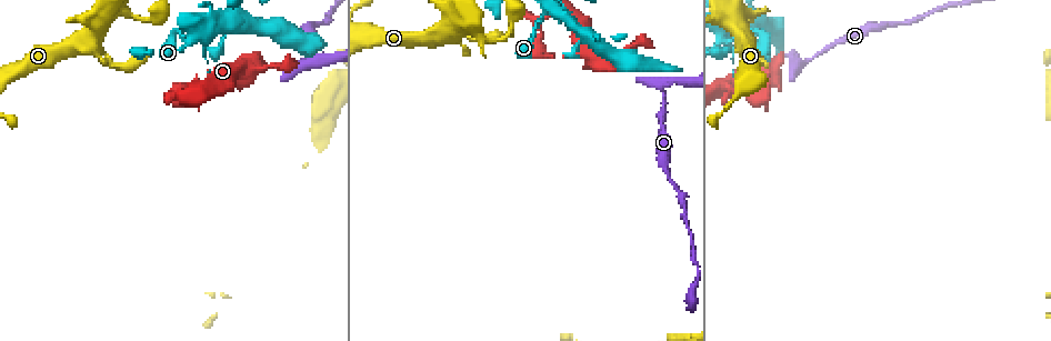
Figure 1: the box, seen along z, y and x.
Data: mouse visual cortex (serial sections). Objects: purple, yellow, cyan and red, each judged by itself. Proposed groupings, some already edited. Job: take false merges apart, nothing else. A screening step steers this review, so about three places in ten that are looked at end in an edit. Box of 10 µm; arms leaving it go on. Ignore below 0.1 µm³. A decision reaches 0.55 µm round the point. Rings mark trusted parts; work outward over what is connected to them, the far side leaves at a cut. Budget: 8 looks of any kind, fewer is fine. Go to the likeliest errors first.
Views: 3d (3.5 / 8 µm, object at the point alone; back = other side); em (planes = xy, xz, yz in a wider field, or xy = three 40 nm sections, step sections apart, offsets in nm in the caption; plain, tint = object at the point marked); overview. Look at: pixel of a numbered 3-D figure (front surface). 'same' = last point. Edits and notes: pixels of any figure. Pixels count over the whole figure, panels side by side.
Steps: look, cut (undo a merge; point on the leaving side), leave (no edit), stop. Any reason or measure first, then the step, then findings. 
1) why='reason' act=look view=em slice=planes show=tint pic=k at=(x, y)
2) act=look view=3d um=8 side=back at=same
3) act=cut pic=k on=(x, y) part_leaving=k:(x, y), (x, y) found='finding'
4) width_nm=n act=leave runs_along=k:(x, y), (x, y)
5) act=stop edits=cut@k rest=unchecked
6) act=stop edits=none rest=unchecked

why='sharp bend' act=look view=3d um=3.5 pic=1 at=(746, 97)

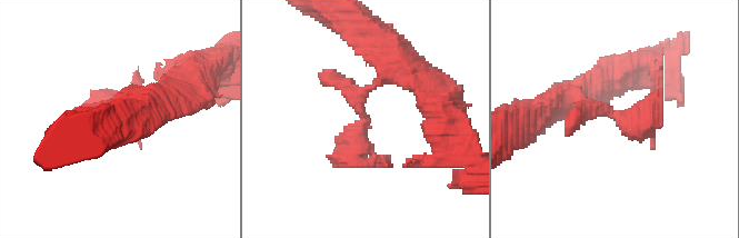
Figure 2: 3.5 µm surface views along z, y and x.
why='shape alone is not enough' act=look view=em slice=planes show=tint pic=2 at=(362, 119)

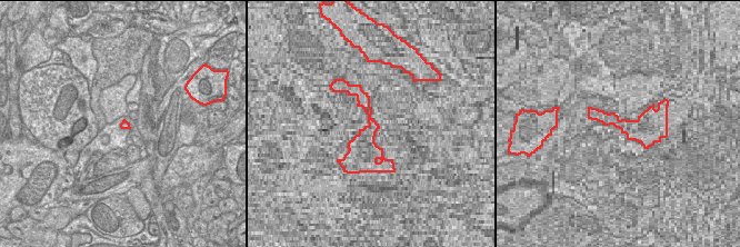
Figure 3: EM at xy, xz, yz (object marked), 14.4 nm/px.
act=leave runs_along=2:(397, 71), (359, 97), (356, 156), (379, 161) found='all the same cell'

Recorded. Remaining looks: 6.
why='sharp bend' act=look view=3d um=3.5 pic=1 at=(307, 62)

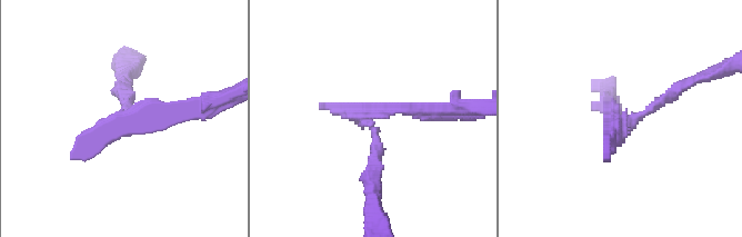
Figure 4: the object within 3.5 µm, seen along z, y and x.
act=look view=em slice=xy step=5 show=tint pic=4 at=(367, 116)

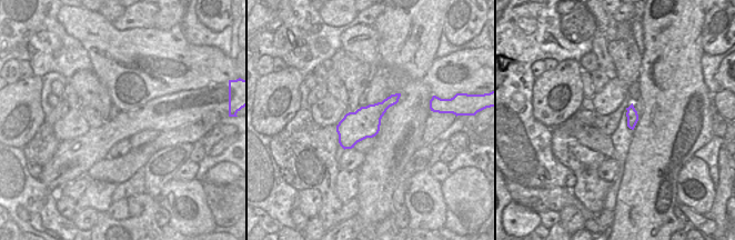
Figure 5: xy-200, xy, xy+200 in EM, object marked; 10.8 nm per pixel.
act=leave runs_along=4:(371, 177), (371, 111), (440, 111) found='all the same cell'

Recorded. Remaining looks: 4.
why='three arms meet' act=look view=3d um=8 side=back pic=1 at=(438, 37)

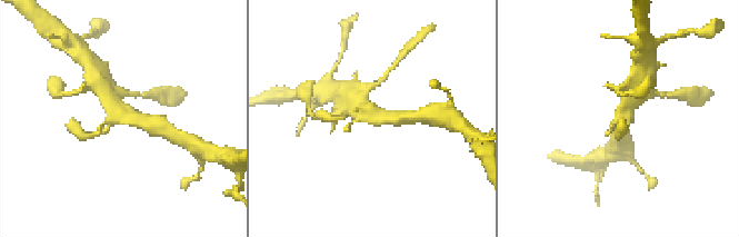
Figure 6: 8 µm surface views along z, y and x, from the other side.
act=look view=3d um=3.5 at=same

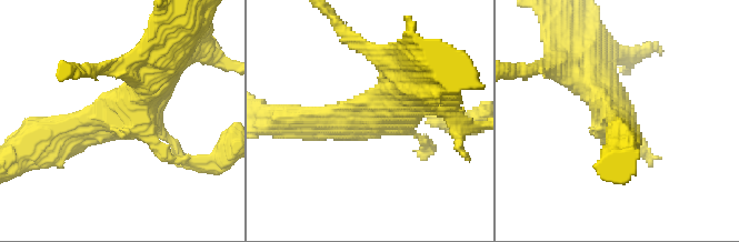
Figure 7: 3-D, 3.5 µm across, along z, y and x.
act=look view=em slice=planes show=tint pic=7 at=(123, 120)

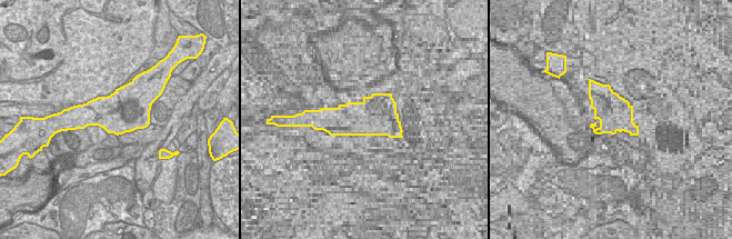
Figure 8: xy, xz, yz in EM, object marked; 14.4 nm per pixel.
act=leave runs_along=7:(67, 130), (125, 120), (176, 51) found='all the same cell'

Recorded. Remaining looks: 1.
act=stop edits=none rest=unchecked

